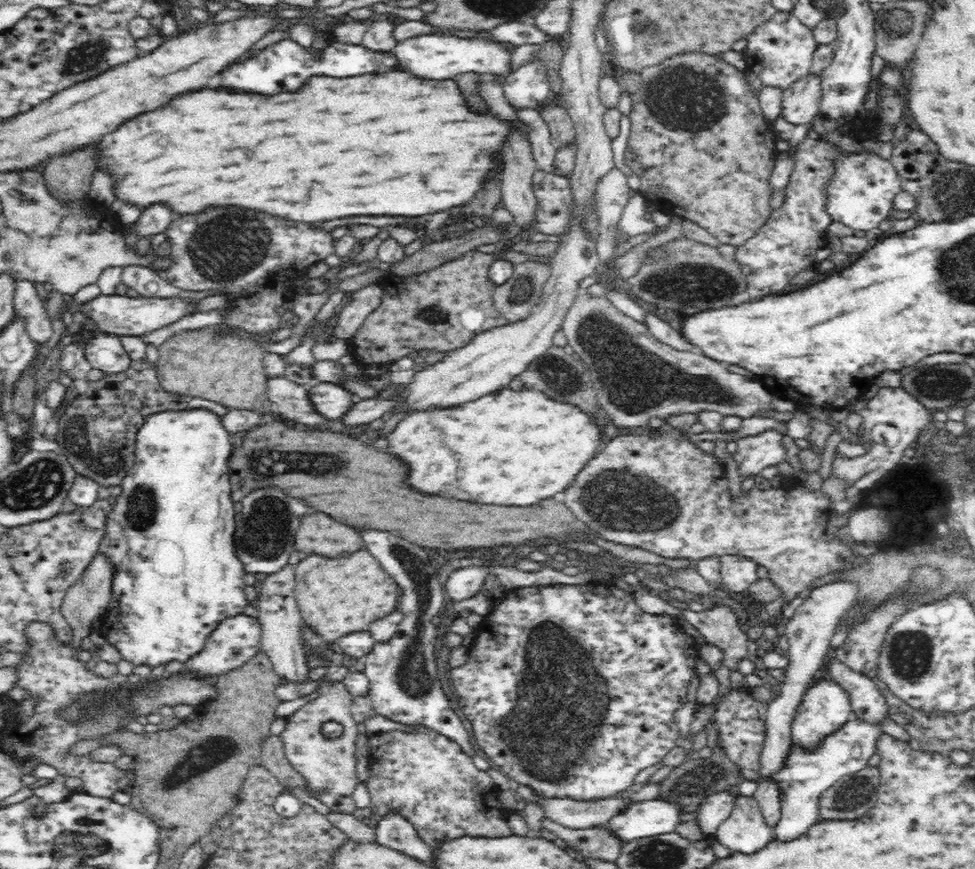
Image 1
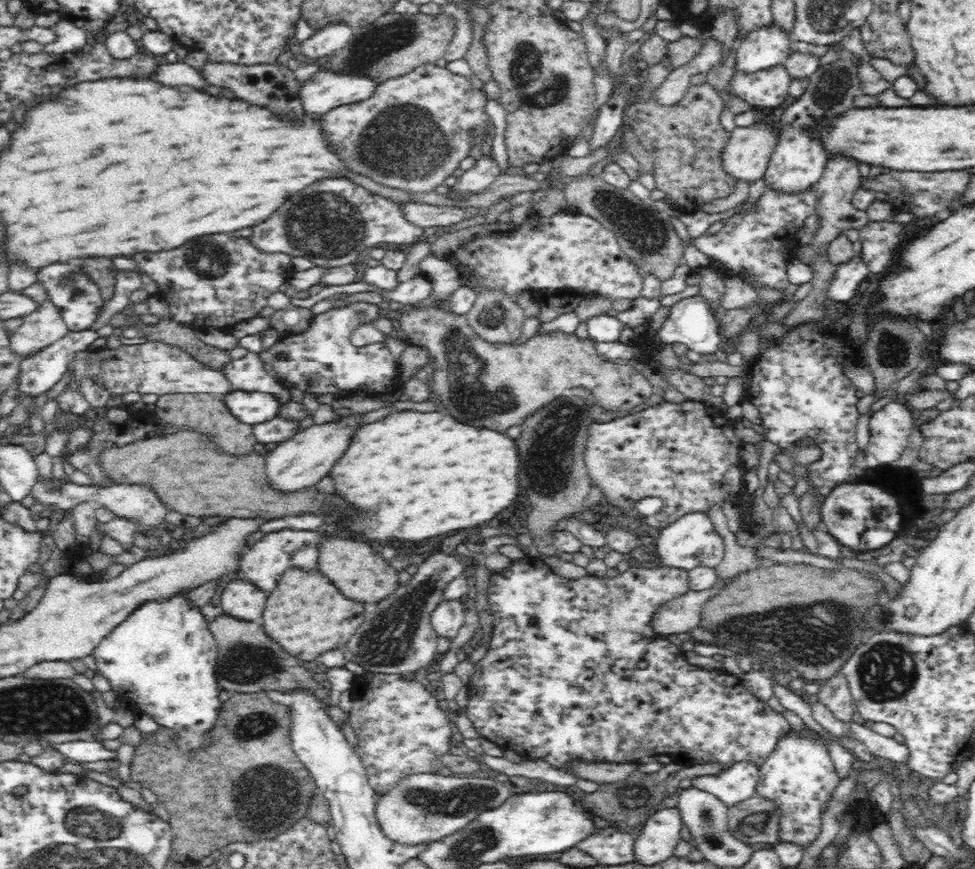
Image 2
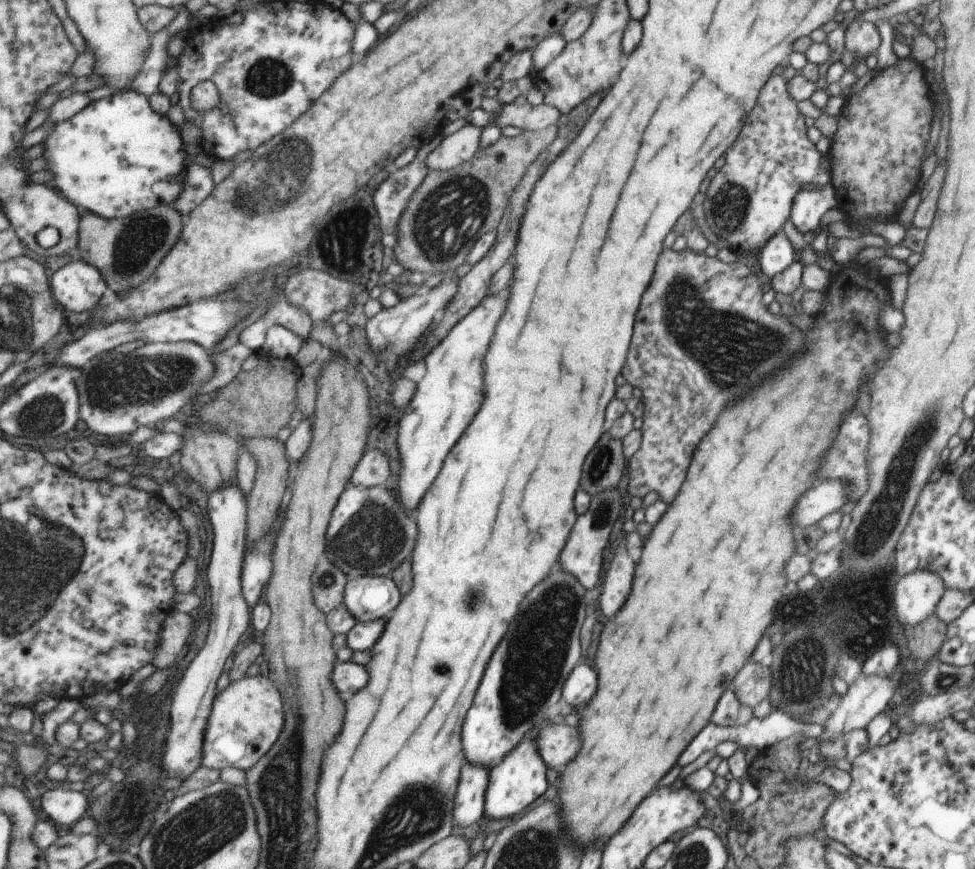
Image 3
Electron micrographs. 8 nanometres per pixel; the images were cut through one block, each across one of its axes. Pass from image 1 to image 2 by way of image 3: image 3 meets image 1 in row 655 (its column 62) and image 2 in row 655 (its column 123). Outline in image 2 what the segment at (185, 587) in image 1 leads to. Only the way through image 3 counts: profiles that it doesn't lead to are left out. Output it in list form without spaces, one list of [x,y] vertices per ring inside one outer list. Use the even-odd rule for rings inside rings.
[[[184,590],[168,598],[146,599],[103,638],[91,655],[96,660],[96,673],[109,681],[119,701],[132,702],[159,725],[178,730],[179,743],[184,750],[204,746],[204,734],[212,727],[221,706],[218,698],[221,688],[214,674],[219,656],[218,644],[211,633],[210,622],[200,612],[202,606],[191,602],[190,596],[191,590]]]

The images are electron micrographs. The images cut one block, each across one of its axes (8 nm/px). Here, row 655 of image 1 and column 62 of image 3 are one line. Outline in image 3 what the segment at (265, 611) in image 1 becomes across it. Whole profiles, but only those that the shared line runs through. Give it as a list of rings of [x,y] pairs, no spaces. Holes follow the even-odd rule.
[[[80,258],[53,273],[50,284],[54,298],[71,314],[93,310],[110,295],[100,269]]]

